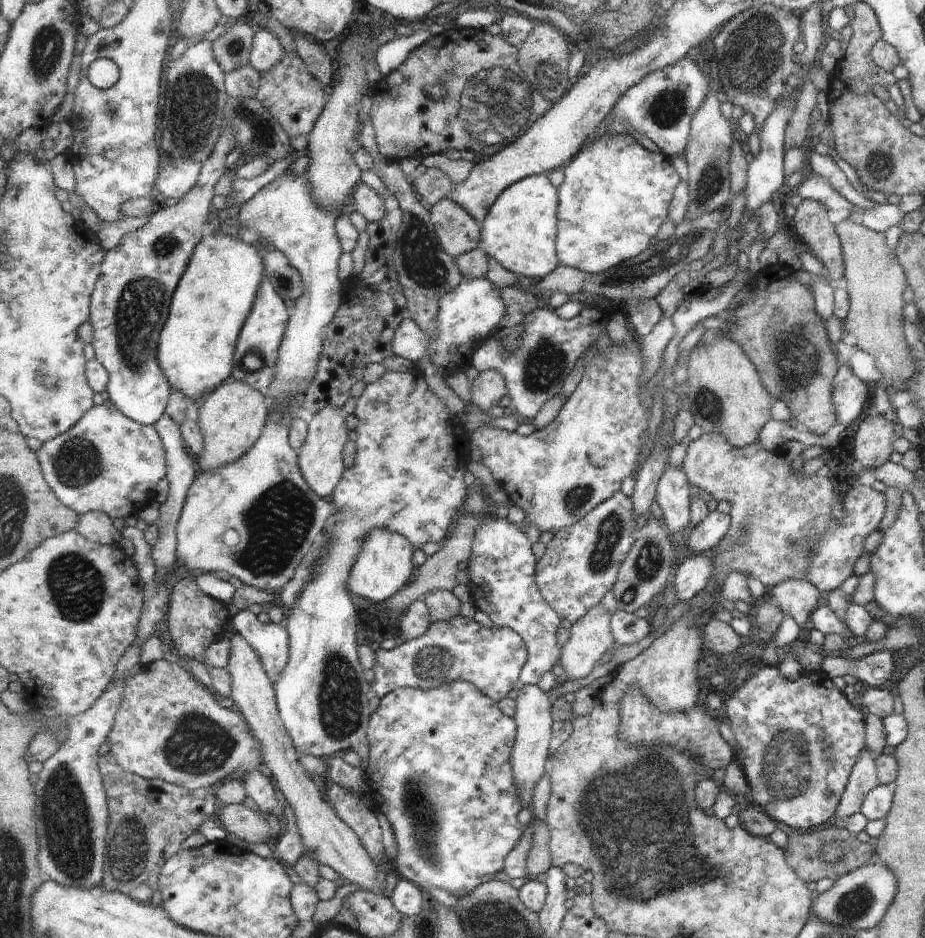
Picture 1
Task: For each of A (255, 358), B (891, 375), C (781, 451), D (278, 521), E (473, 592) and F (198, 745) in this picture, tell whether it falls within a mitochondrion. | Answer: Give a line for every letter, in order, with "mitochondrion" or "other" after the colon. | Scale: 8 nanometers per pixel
A: mitochondrion
B: other
C: other
D: mitochondrion
E: other
F: mitochondrion

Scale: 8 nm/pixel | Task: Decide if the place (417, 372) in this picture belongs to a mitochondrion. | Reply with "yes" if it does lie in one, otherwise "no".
no

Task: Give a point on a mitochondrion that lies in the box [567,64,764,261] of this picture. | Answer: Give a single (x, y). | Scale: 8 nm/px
(668, 108)

